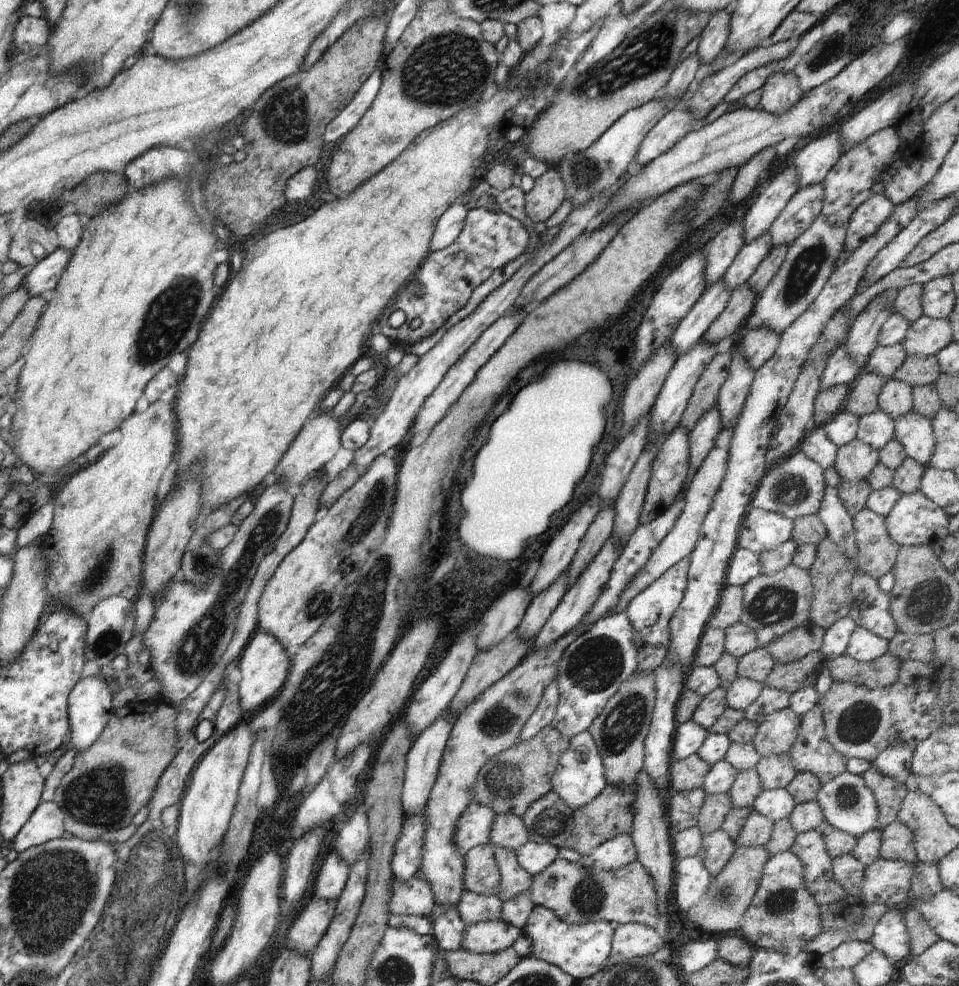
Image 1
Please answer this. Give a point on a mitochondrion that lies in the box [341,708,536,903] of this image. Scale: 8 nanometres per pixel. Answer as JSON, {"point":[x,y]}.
{"point":[503,779]}

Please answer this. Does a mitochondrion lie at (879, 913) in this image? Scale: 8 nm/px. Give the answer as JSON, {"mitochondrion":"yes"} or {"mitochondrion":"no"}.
{"mitochondrion":"no"}

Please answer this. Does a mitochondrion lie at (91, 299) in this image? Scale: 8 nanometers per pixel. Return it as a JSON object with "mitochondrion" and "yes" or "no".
{"mitochondrion":"no"}

